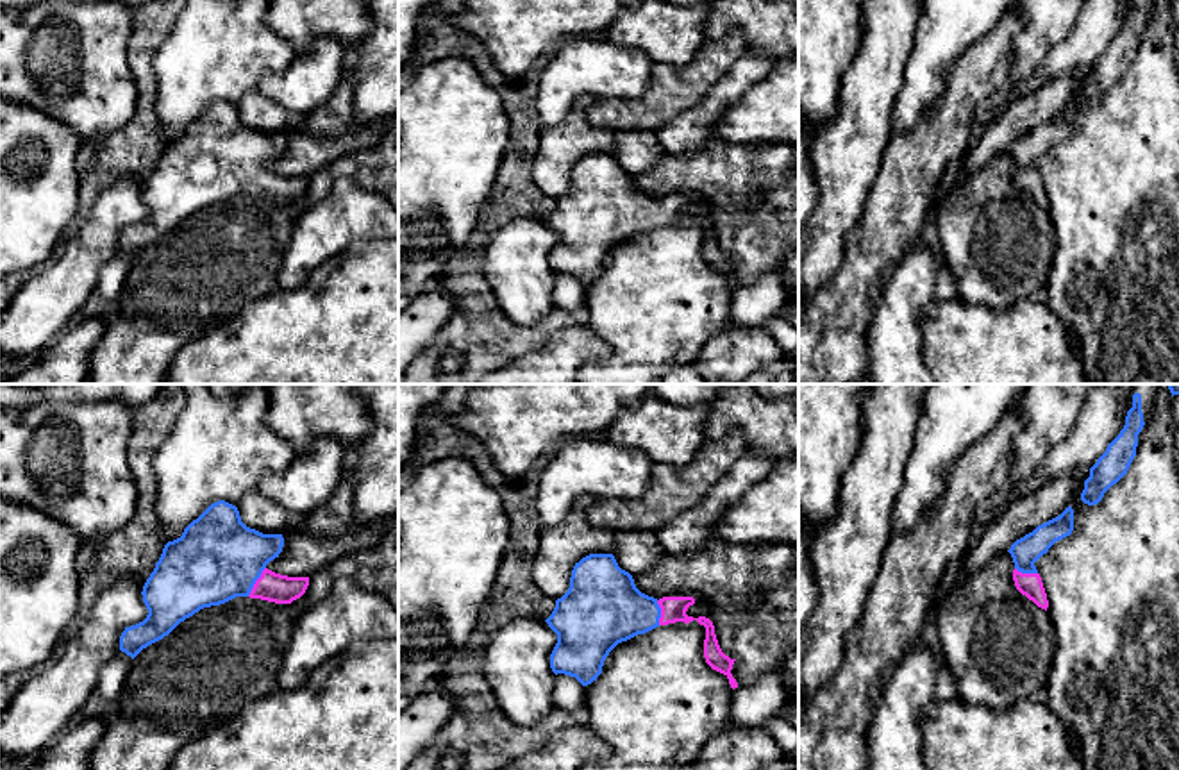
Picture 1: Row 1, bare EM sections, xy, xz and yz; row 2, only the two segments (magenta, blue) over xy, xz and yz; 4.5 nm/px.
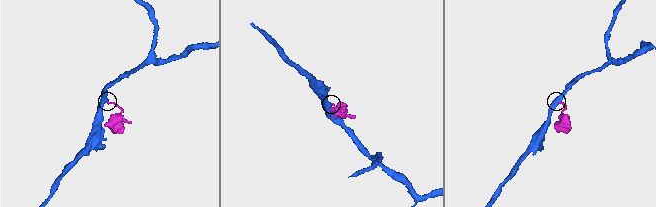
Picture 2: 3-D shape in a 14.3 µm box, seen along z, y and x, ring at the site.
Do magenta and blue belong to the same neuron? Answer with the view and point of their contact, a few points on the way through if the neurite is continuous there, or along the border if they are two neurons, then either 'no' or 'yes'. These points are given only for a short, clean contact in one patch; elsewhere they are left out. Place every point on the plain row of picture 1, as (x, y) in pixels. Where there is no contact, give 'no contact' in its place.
contact xy (256, 181); way xy (270, 186), (256, 181), (229, 159), (218, 158); yes

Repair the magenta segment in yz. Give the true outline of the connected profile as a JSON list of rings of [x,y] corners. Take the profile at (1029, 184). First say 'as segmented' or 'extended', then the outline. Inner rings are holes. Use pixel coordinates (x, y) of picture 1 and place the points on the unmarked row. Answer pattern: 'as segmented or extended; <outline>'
extended; [[[1068,105],[1059,116],[1038,125],[1033,132],[1016,139],[1008,150],[1013,157],[1013,180],[1016,189],[1038,207],[1049,207],[1047,193],[1034,163],[1049,148],[1074,130],[1074,109]]]

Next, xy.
extended; [[[225,100],[211,104],[180,138],[164,145],[141,191],[148,214],[125,227],[120,250],[134,259],[200,209],[236,197],[275,204],[300,198],[309,177],[288,177],[266,168],[282,146],[282,134],[247,127],[236,105]]]

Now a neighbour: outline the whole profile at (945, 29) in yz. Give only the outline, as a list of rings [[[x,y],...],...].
[[[922,0],[906,63],[904,86],[893,111],[893,136],[913,130],[941,98],[945,70],[982,39],[1020,0]]]

